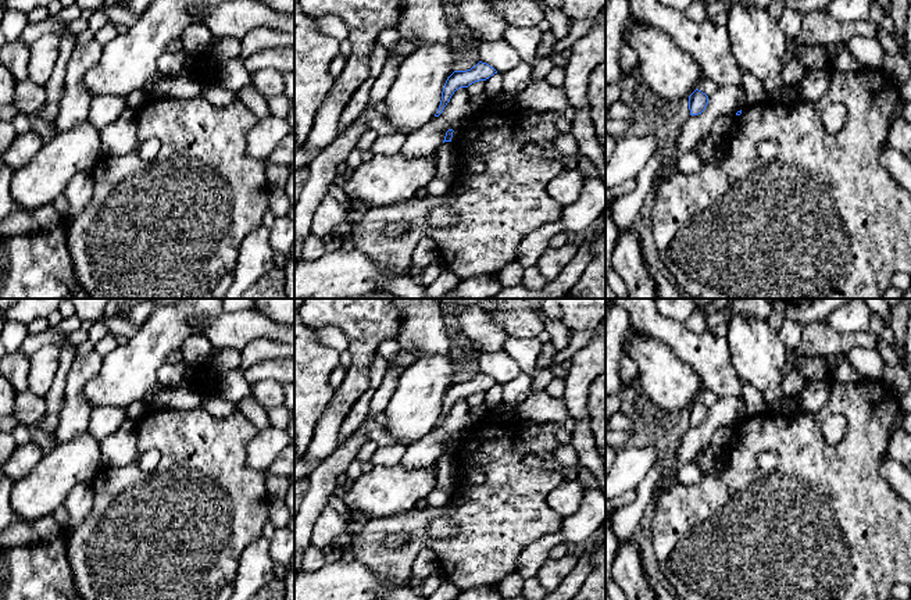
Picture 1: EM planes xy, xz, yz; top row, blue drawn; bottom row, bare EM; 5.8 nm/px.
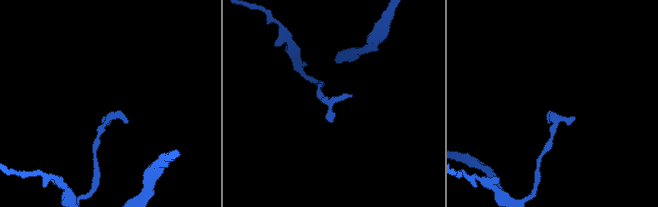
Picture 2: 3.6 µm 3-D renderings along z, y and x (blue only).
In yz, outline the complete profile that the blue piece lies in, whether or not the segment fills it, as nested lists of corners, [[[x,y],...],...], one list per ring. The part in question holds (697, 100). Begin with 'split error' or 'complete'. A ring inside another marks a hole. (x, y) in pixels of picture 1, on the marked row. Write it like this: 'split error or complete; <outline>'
complete; [[[696,89],[690,96],[689,96],[689,110],[690,115],[699,115],[701,114],[708,104],[708,96],[703,93],[701,90]]]

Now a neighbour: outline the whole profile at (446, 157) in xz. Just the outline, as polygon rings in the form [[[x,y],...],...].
[[[444,142],[435,153],[435,161],[439,176],[449,185],[456,179],[460,164],[457,146],[453,142]]]

